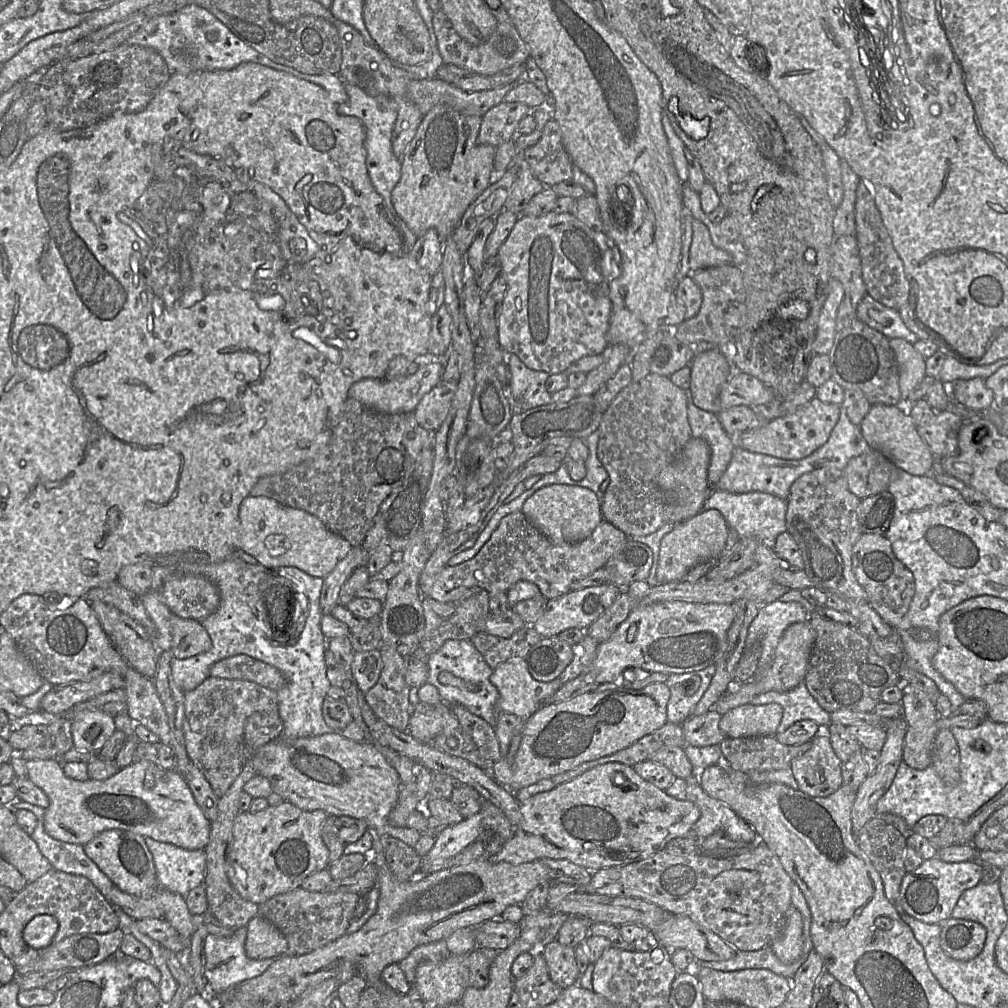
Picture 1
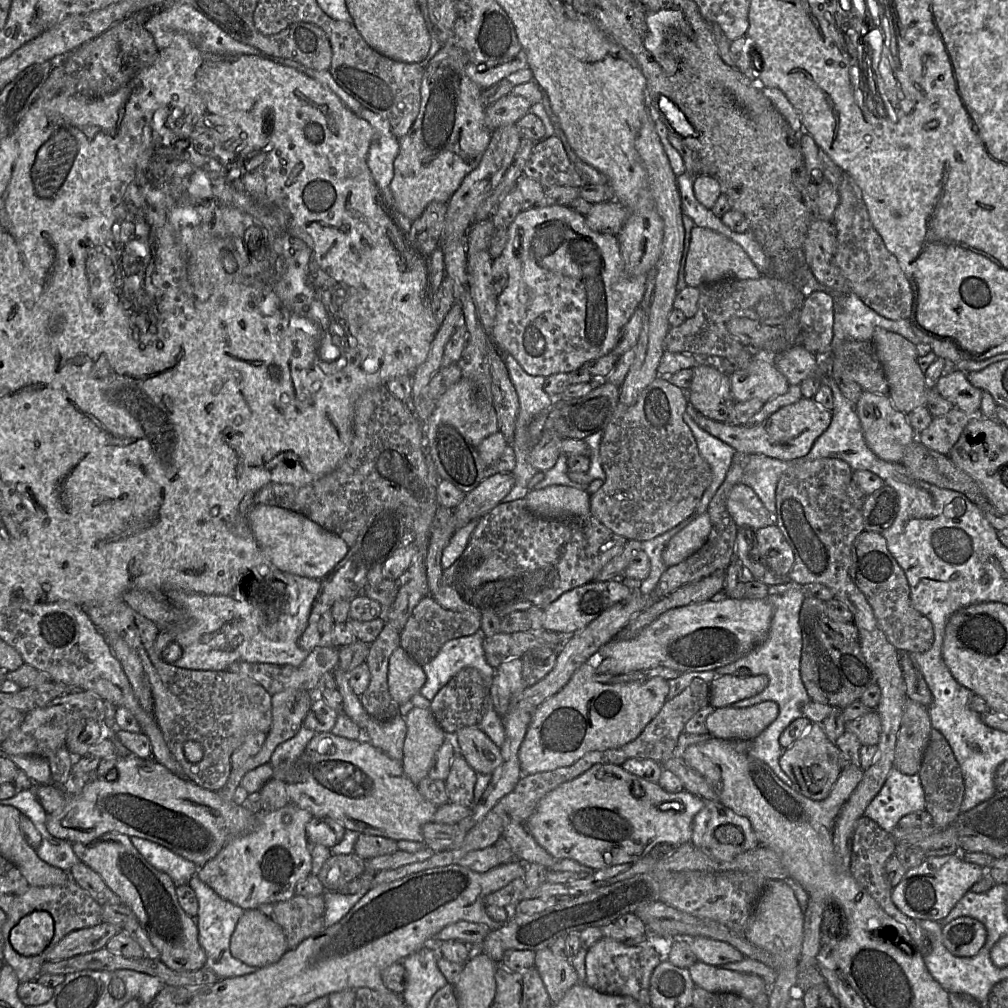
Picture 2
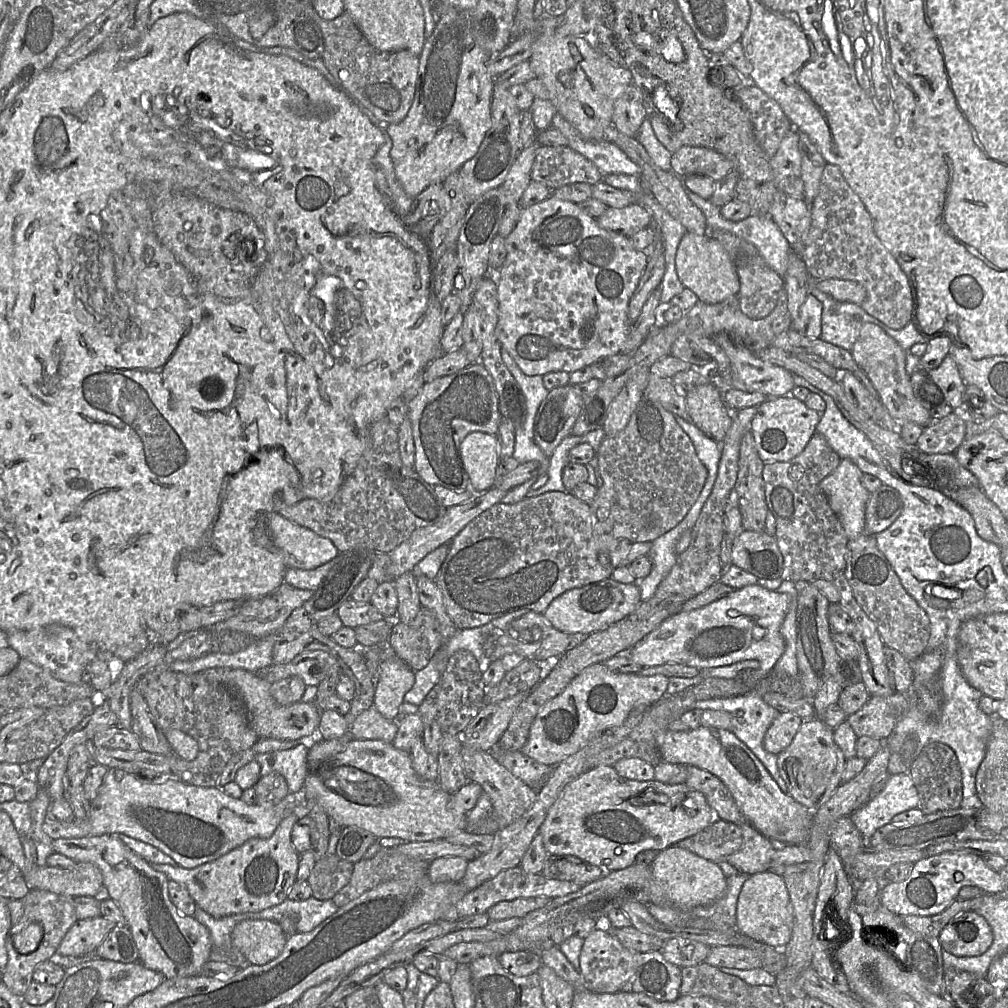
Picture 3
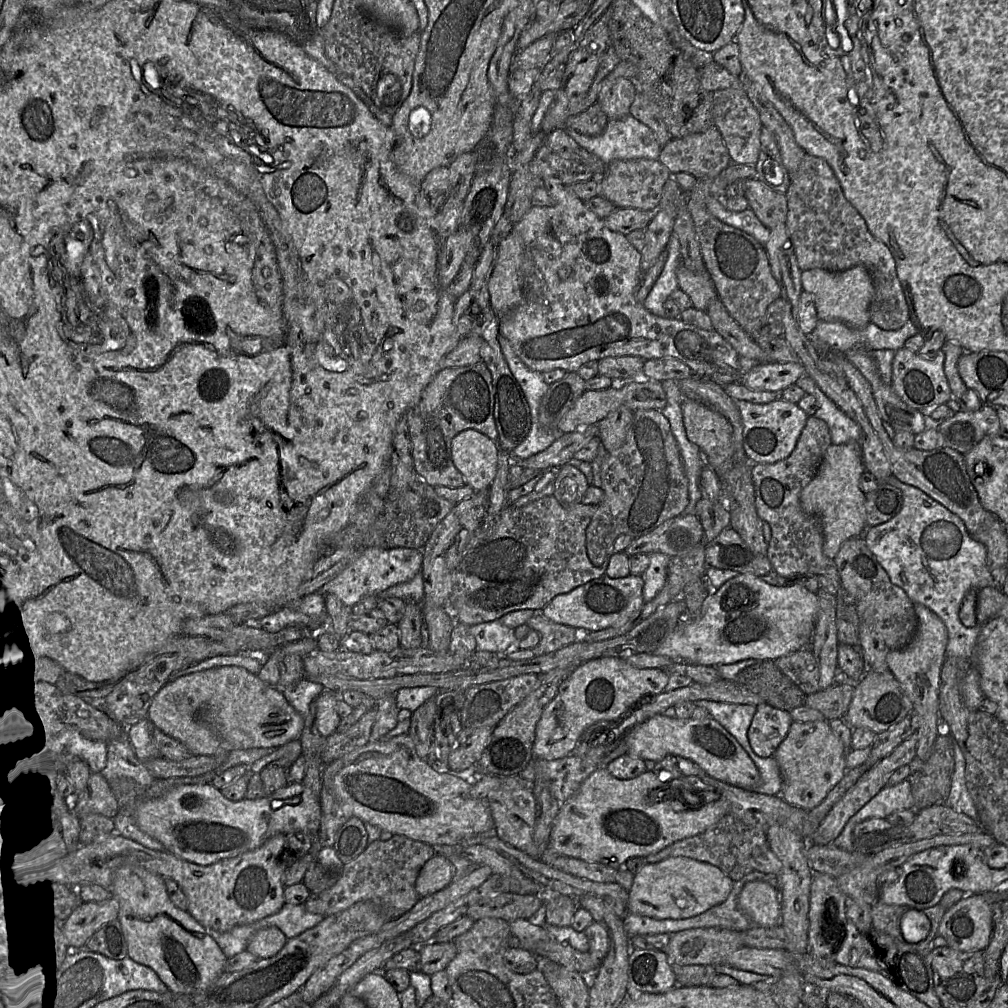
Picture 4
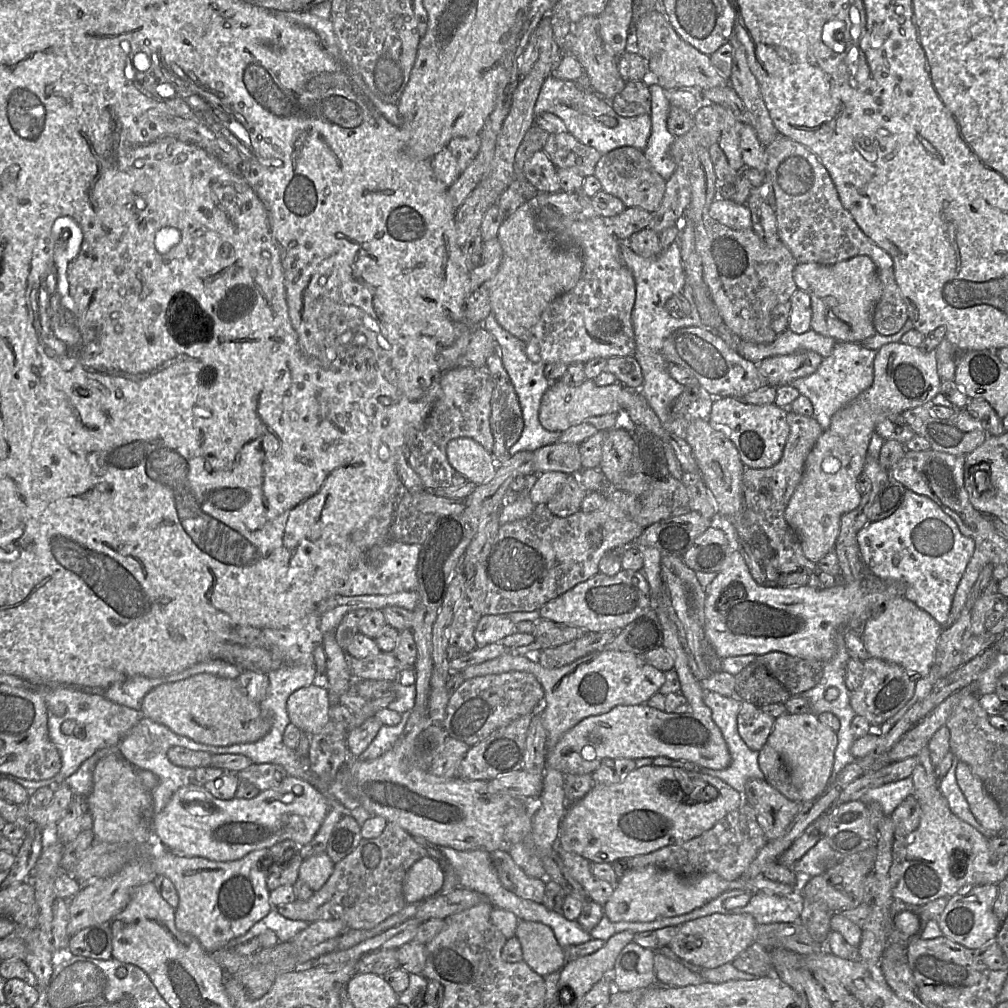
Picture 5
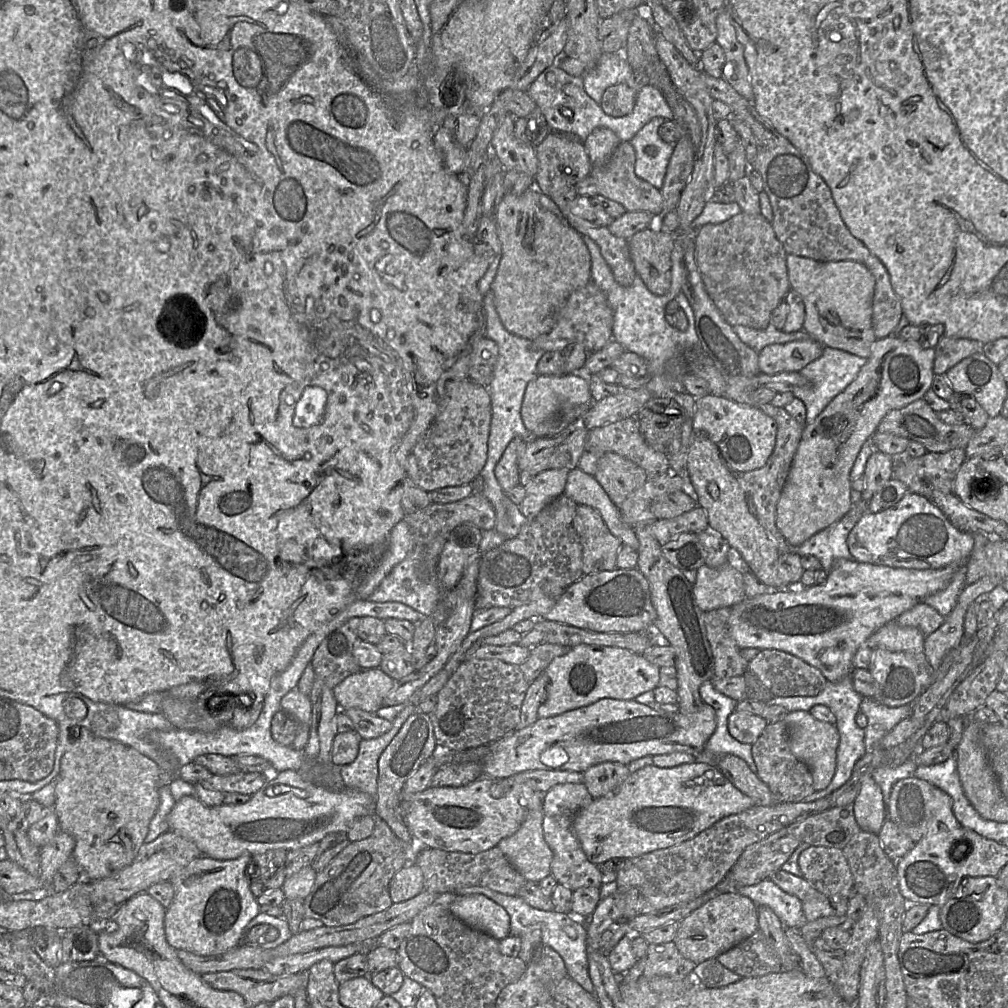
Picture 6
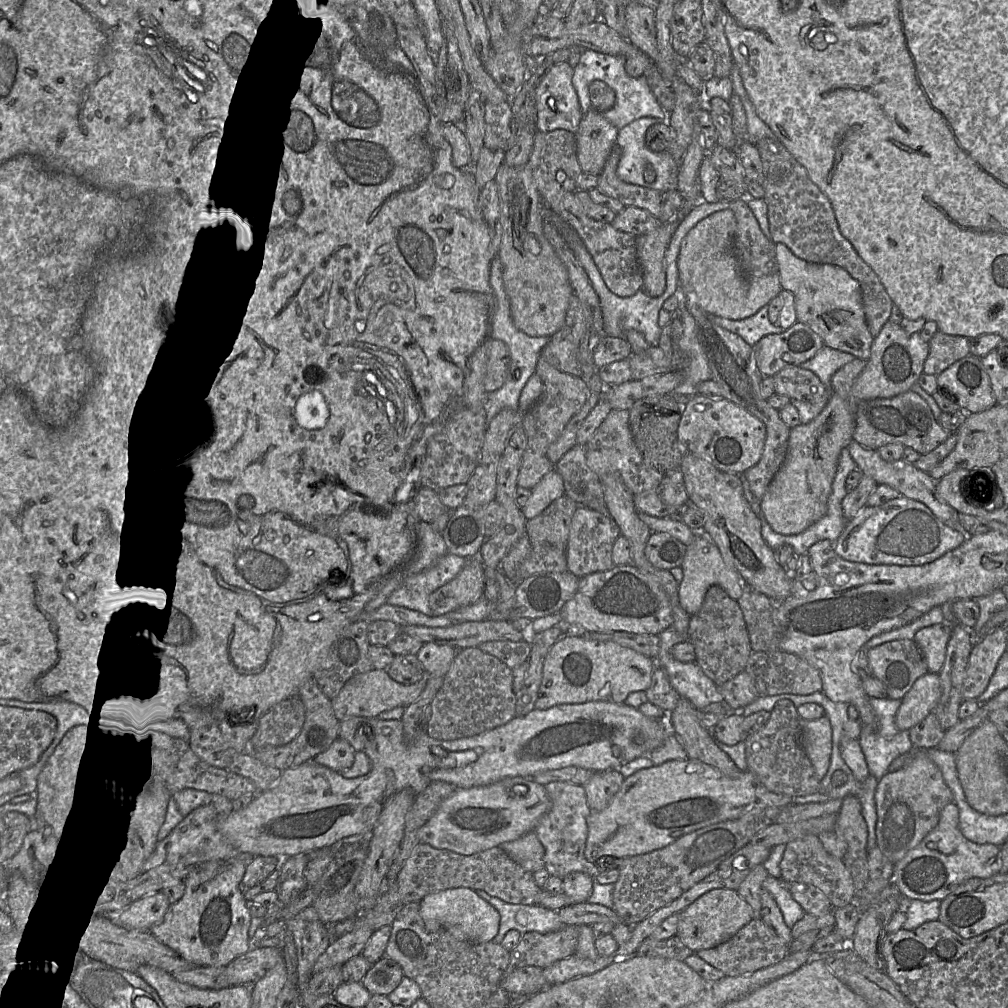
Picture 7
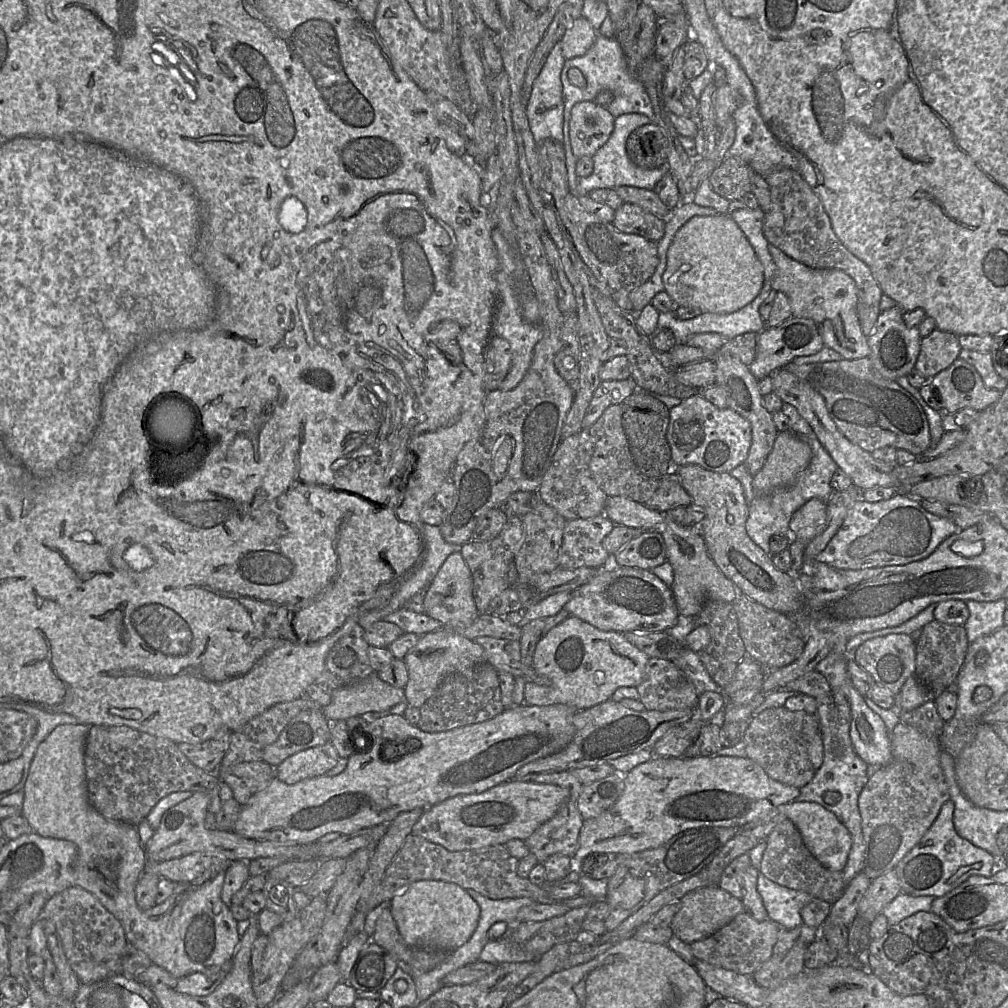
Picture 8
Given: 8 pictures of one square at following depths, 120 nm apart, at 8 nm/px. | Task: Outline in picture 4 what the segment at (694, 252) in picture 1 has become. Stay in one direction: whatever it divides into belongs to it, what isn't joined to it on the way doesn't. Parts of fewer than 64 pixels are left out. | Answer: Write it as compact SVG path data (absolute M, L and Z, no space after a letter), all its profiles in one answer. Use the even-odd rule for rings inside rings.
M681 264L677 268L676 274L679 288L689 296L694 308L706 311L709 303L718 298L708 272L694 273Z

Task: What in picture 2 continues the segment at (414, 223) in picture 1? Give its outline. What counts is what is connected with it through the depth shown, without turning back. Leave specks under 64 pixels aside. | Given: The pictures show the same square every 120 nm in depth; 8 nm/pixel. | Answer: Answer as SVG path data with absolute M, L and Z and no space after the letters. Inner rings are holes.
M442 45L437 54L424 64L419 114L410 131L398 139L399 153L394 160L394 176L390 183L395 211L411 222L419 218L431 202L448 203L463 179L478 166L488 147L491 133L485 125L483 90L466 75L468 64L466 53L450 45Z

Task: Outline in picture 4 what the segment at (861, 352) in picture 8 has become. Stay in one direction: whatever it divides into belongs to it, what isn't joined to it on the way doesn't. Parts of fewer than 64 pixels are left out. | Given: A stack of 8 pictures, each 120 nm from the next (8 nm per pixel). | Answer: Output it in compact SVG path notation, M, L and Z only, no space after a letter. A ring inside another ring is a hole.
M857 265L840 272L819 268L805 270L802 271L801 282L803 290L814 296L819 320L840 321L855 329L861 329L871 322L869 307L874 295L874 285L864 266Z

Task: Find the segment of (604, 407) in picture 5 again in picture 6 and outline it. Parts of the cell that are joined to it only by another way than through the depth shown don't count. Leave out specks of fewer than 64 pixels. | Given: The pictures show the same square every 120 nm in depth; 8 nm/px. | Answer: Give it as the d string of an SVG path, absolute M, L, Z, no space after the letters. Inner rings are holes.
M581 373L564 375L538 375L526 387L522 406L521 418L525 427L537 437L556 435L570 423L556 423L557 416L565 412L569 421L580 418L593 402L590 392L589 379Z

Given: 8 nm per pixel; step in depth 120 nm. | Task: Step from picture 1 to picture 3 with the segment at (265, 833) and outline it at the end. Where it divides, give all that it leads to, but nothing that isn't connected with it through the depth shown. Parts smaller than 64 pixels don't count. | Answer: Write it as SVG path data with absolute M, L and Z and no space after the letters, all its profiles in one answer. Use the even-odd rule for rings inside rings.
M291 813L277 826L269 838L252 838L221 857L195 868L184 868L177 864L152 864L155 870L164 873L169 880L182 884L195 905L215 918L232 914L258 912L276 906L288 898L288 892L297 881L299 854L291 843L291 832L299 817Z

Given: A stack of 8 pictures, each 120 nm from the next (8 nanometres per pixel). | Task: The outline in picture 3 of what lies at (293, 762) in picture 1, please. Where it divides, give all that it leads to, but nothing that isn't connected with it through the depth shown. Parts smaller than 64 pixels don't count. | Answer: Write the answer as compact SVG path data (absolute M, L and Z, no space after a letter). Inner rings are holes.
M351 738L342 752L312 763L309 768L307 764L300 798L303 804L320 805L342 827L356 826L377 838L430 841L467 828L467 814L452 811L452 794L444 791L438 780L418 776L409 752L382 740Z

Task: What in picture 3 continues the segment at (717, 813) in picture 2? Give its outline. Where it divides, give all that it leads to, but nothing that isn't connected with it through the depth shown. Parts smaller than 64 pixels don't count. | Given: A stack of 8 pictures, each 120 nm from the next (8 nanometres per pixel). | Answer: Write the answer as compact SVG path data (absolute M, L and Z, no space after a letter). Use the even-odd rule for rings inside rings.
M748 821L738 825L742 830L742 845L727 857L726 862L734 866L740 873L748 875L768 871L777 845Z

